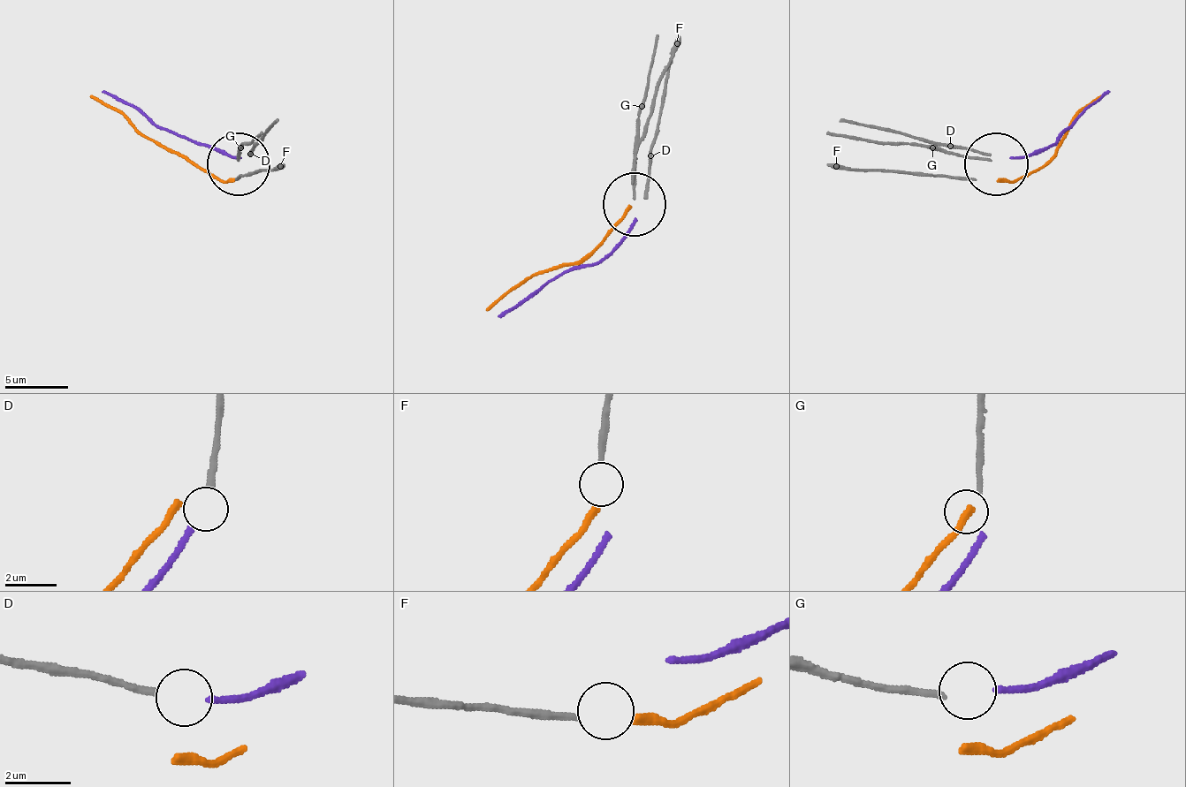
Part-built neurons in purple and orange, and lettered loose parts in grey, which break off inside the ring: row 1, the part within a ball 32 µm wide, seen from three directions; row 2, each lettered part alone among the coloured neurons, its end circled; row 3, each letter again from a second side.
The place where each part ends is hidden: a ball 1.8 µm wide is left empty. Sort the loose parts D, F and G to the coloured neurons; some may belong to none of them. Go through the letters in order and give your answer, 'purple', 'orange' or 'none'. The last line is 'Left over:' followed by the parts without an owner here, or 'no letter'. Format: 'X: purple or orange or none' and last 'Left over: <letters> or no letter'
D: purple
F: orange
G: none
Left over: G

